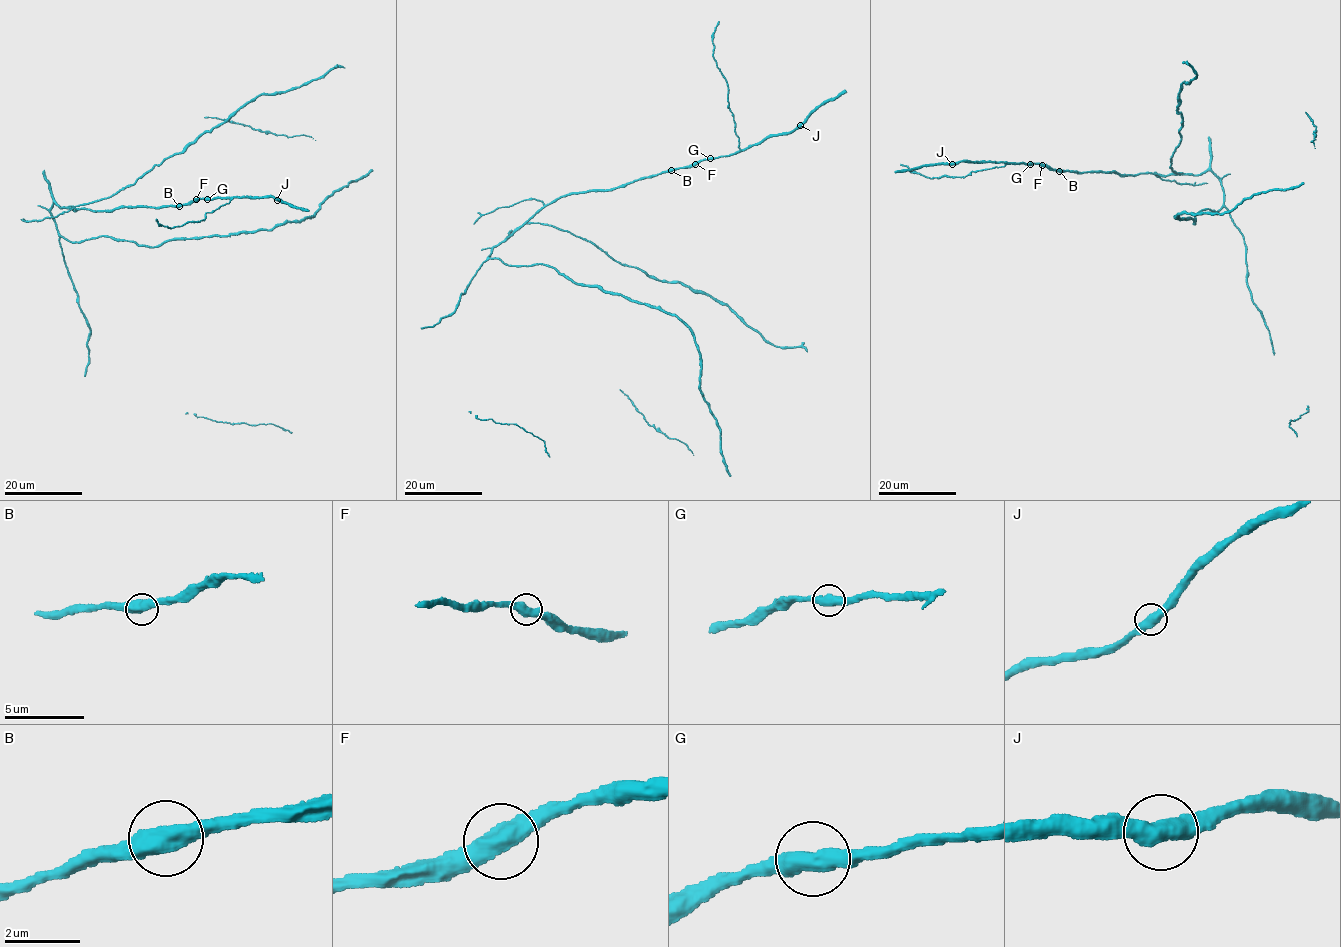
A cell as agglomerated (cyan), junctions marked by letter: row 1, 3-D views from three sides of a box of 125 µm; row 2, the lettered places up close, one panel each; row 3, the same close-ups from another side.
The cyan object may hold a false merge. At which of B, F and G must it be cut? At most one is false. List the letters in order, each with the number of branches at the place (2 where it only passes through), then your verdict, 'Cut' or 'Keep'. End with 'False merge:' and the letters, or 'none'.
B: Branches: 2. Keep
F: Branches: 2. Keep
G: Branches: 2. Keep
False merge: none

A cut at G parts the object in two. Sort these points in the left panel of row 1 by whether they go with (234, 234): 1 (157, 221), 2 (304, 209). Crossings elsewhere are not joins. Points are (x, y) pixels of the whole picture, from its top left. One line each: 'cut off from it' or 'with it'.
1: cut off from it
2: cut off from it

